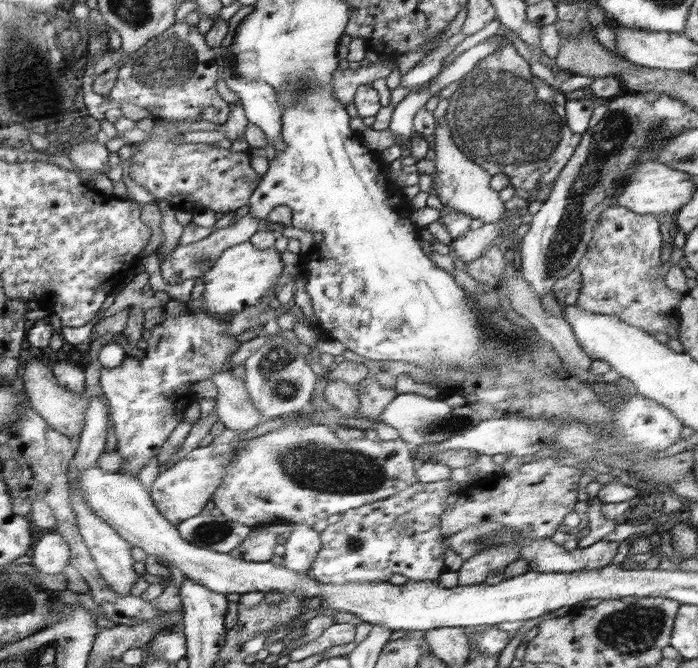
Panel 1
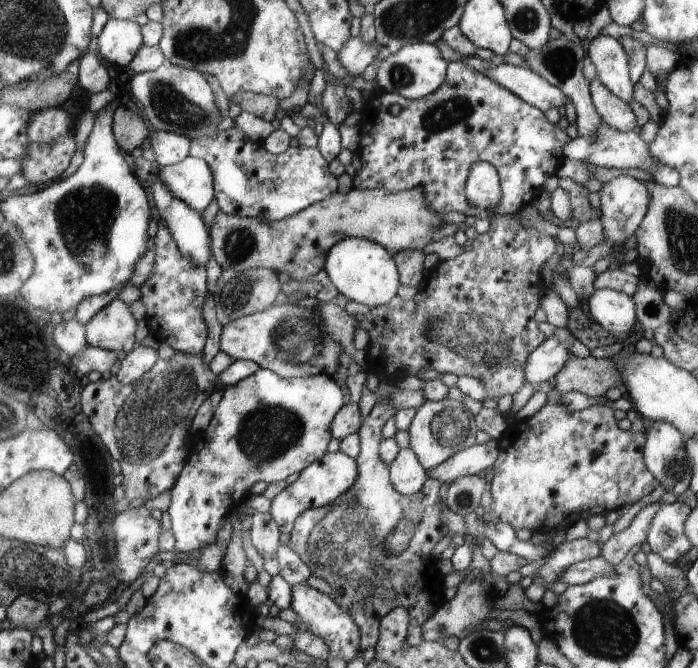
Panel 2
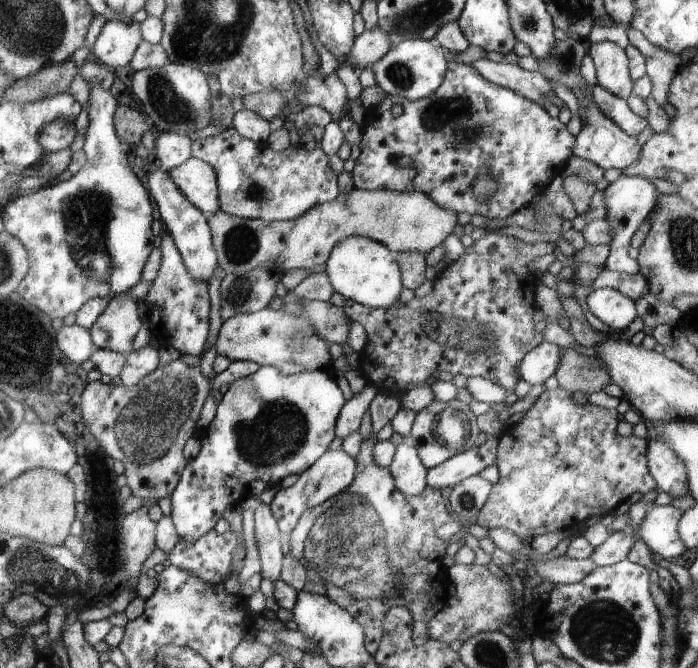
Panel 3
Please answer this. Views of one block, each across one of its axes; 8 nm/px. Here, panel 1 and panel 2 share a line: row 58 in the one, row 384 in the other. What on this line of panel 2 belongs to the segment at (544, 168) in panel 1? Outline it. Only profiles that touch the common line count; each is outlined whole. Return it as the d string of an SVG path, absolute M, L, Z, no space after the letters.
M492 213L490 229L470 242L472 248L467 252L454 259L440 260L438 266L427 274L427 280L412 299L396 295L390 302L377 307L356 301L348 302L345 308L370 337L366 348L368 374L374 374L379 380L388 378L394 384L400 377L416 375L422 368L431 368L458 377L477 378L498 399L505 394L512 396L522 388L527 379L525 366L531 352L546 342L534 318L542 298L540 266L560 245L553 236L526 226L518 215Z

